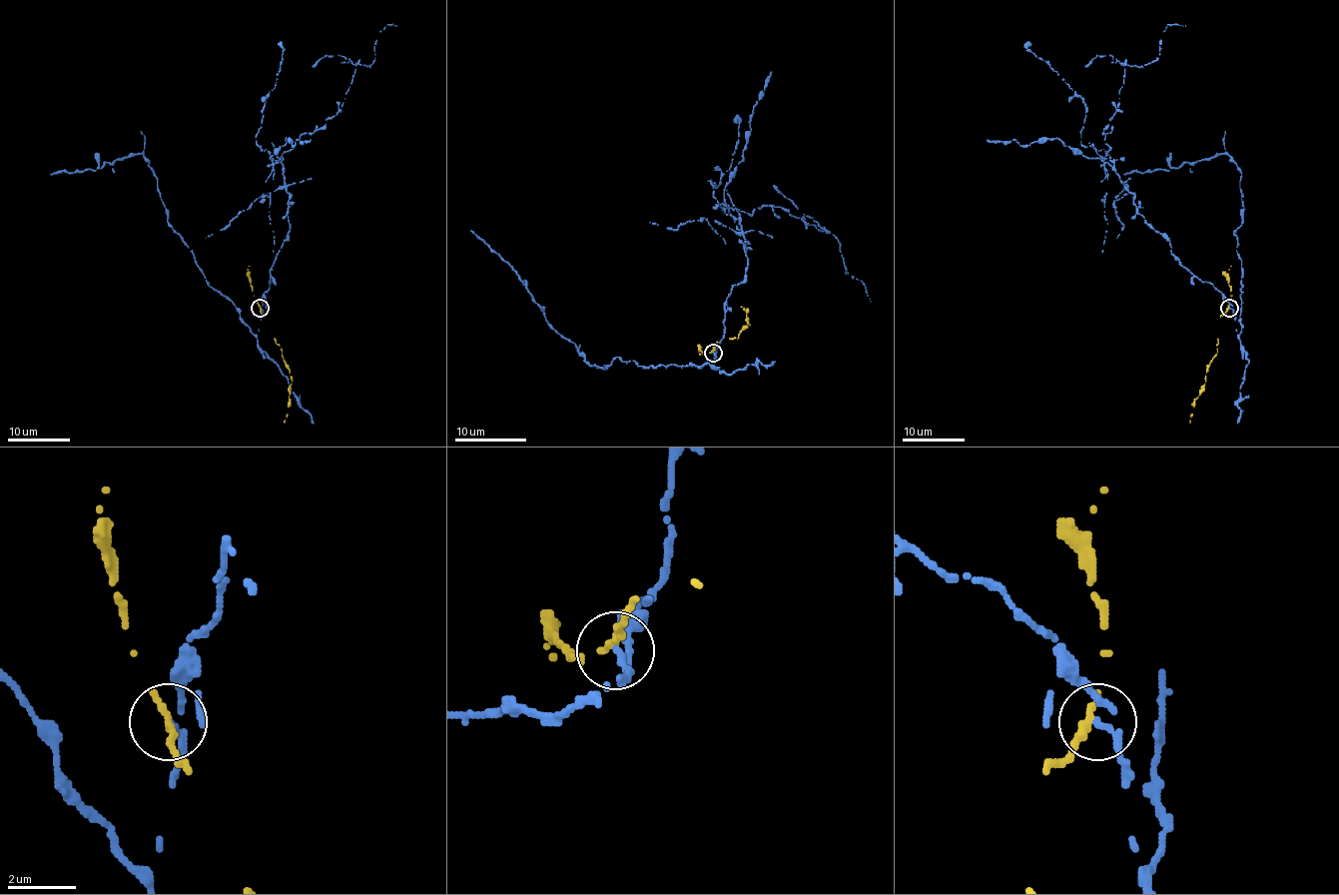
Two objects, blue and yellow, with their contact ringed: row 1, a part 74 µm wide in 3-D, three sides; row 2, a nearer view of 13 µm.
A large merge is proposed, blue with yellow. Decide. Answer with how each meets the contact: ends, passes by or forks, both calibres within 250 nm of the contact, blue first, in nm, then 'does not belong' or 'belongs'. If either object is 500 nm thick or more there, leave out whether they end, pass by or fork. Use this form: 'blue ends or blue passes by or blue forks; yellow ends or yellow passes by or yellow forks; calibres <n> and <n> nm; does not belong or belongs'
blue passes by; yellow ends; calibres 180 and 300 nm; does not belong

